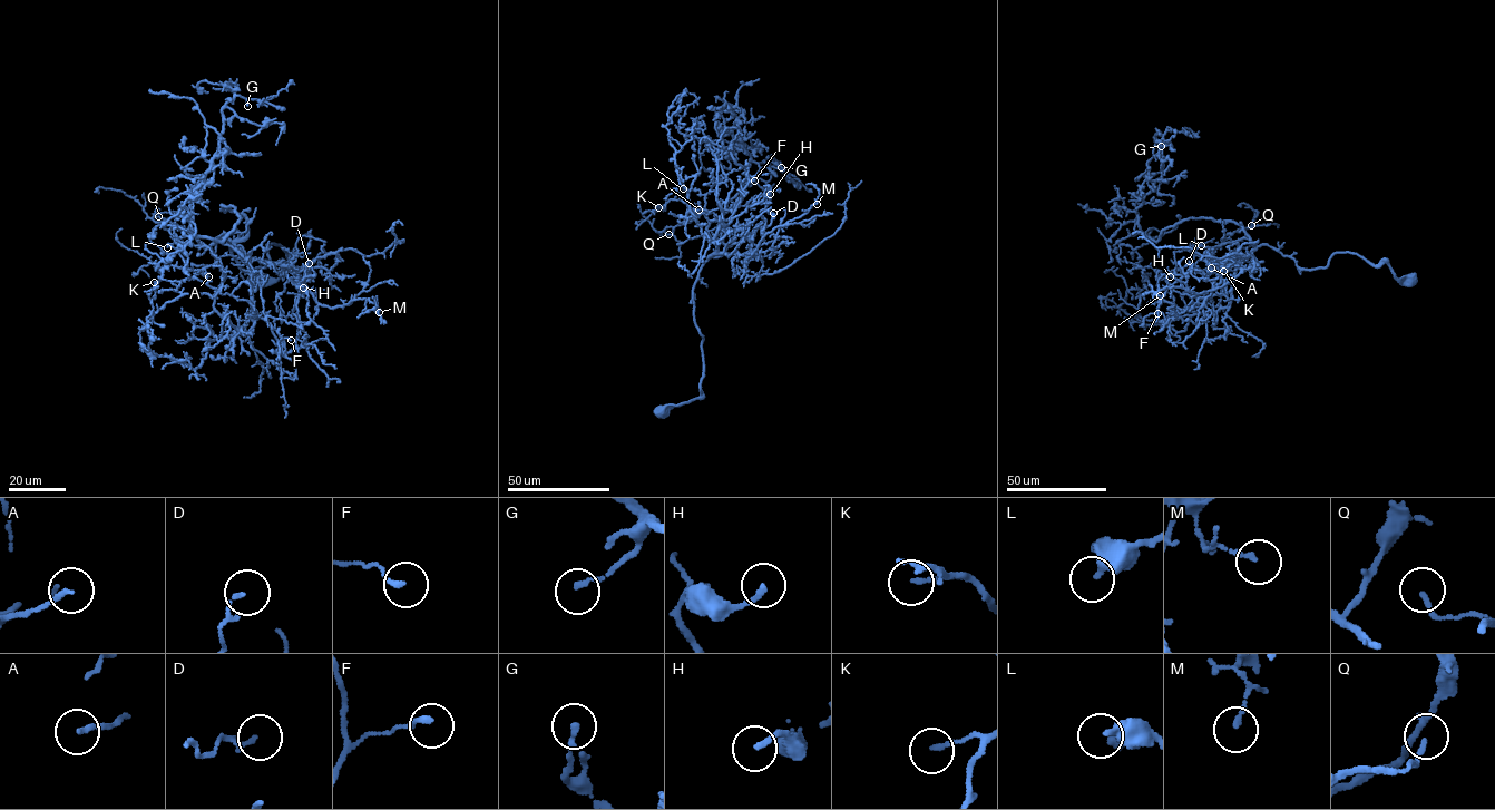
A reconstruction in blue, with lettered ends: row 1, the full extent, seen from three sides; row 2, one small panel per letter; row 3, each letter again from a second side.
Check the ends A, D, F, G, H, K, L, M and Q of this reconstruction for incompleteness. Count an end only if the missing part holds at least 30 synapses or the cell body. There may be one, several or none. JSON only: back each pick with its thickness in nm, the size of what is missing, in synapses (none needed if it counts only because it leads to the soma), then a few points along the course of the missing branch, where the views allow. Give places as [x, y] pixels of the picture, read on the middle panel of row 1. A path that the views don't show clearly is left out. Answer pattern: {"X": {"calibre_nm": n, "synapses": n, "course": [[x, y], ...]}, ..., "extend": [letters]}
{"extend": []}

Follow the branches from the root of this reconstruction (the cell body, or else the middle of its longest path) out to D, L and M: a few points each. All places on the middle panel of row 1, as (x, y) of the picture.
D: (663, 412), (701, 396), (703, 337), (692, 298), (699, 270), (716, 253), (746, 253), (773, 213)
L: (663, 412), (701, 396), (703, 337), (692, 292), (699, 270), (716, 249), (706, 230), (705, 195), (683, 188)
M: (663, 412), (701, 396), (703, 337), (692, 292), (702, 265), (716, 253), (746, 260), (766, 233), (817, 204)

